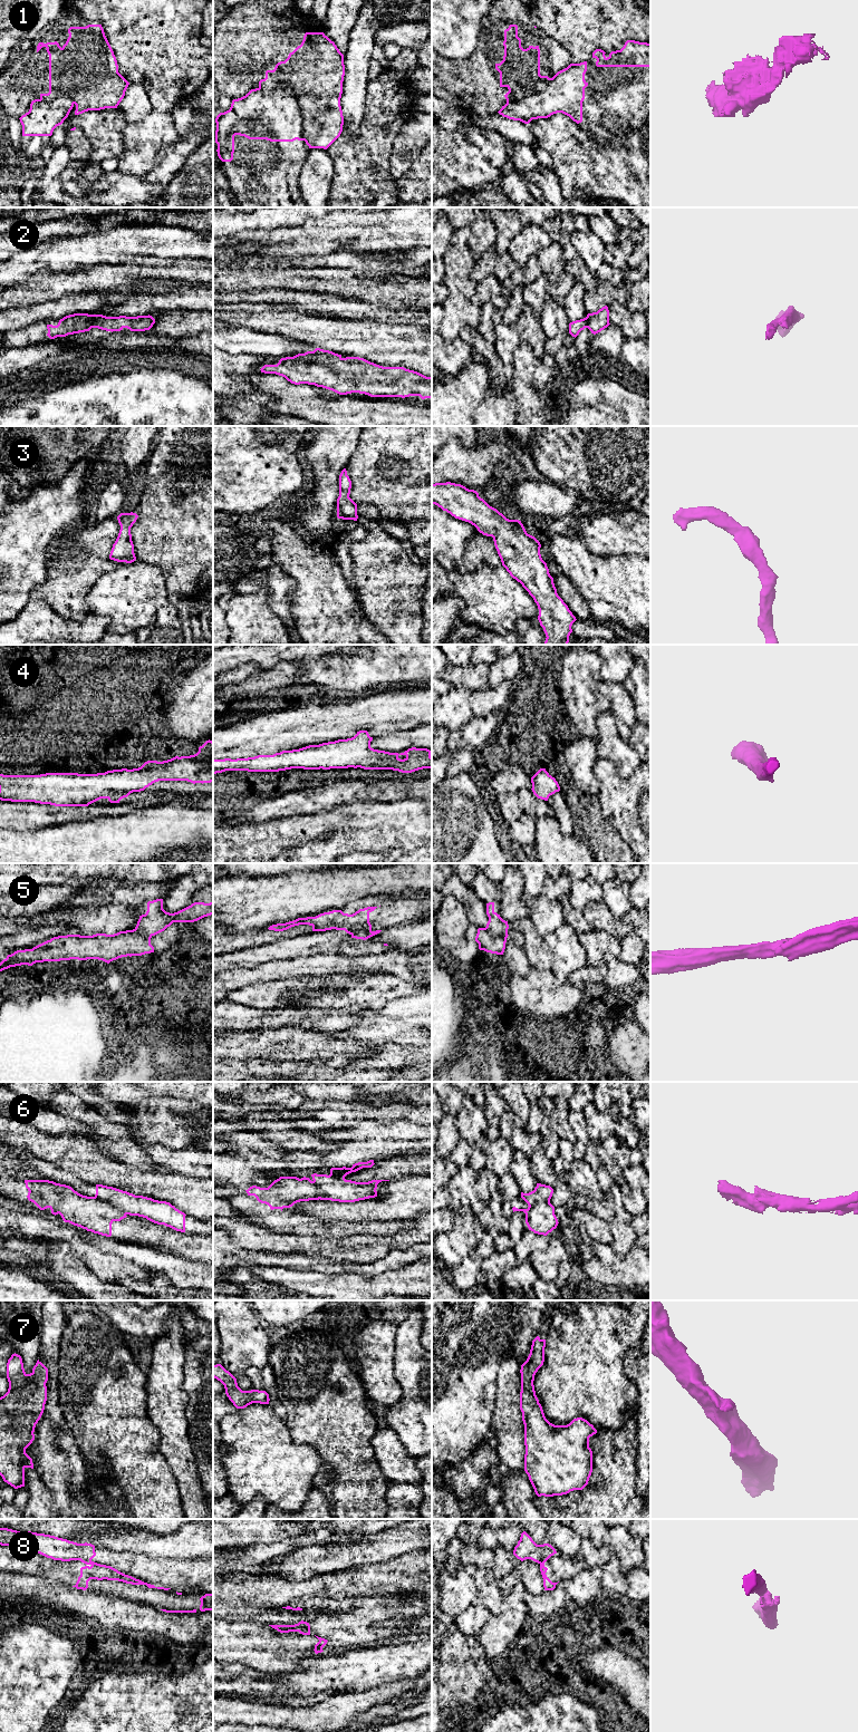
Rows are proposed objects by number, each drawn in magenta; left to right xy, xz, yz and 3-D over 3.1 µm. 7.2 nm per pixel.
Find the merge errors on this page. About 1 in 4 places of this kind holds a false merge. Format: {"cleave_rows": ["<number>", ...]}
{"cleave_rows": ["1", "5", "6", "8"]}

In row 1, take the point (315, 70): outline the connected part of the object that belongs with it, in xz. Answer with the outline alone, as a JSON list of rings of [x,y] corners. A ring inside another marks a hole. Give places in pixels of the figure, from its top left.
[[[306,32],[303,40],[285,61],[276,65],[273,70],[266,71],[266,78],[259,81],[260,89],[271,90],[278,84],[286,84],[297,99],[302,115],[302,134],[309,148],[327,149],[341,134],[344,116],[340,106],[343,81],[345,76],[344,55],[334,41],[324,32]]]

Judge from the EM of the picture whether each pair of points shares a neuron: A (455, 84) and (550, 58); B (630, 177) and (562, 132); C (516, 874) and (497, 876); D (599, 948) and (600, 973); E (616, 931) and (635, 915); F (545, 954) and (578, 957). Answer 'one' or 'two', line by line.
A: one
B: one
C: two
D: two
E: two
F: two

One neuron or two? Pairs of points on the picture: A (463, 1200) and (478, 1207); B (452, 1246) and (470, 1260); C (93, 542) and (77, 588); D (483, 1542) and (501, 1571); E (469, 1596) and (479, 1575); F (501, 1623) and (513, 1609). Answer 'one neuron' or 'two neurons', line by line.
A: one neuron
B: two neurons
C: one neuron
D: two neurons
E: two neurons
F: one neuron

